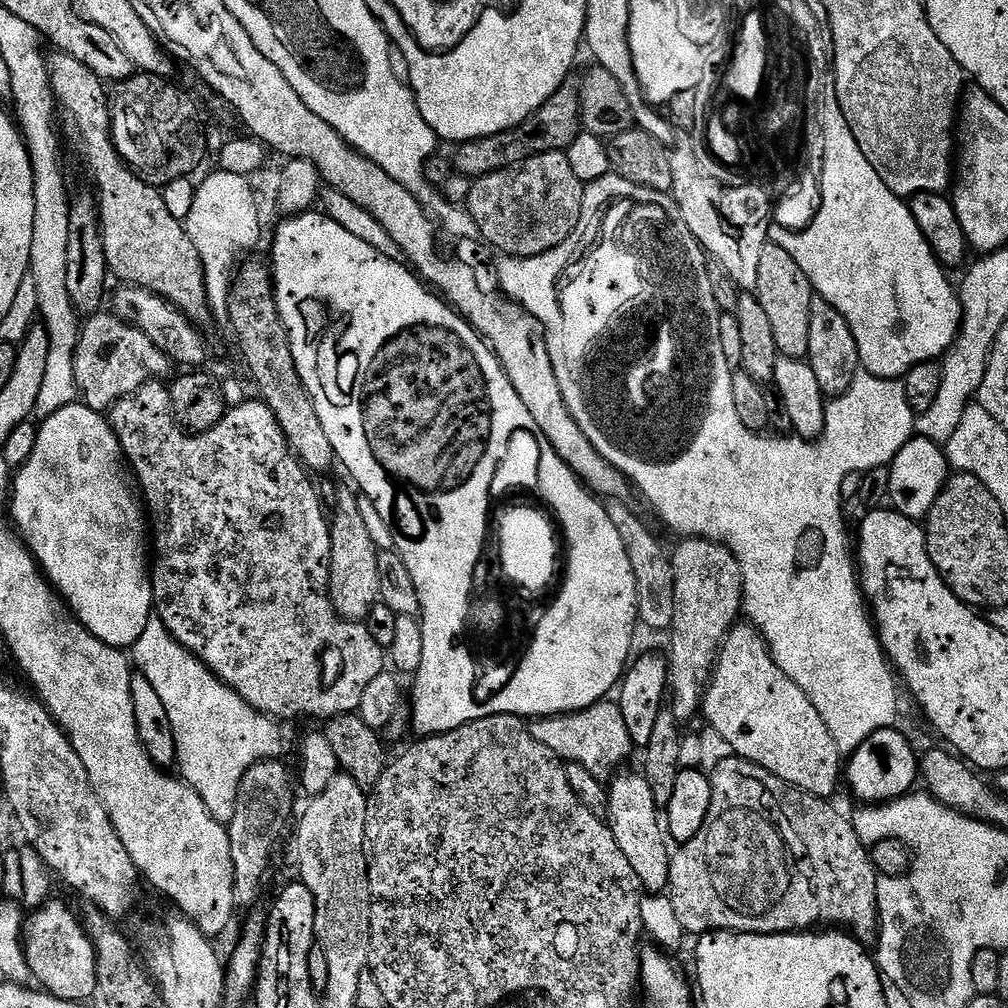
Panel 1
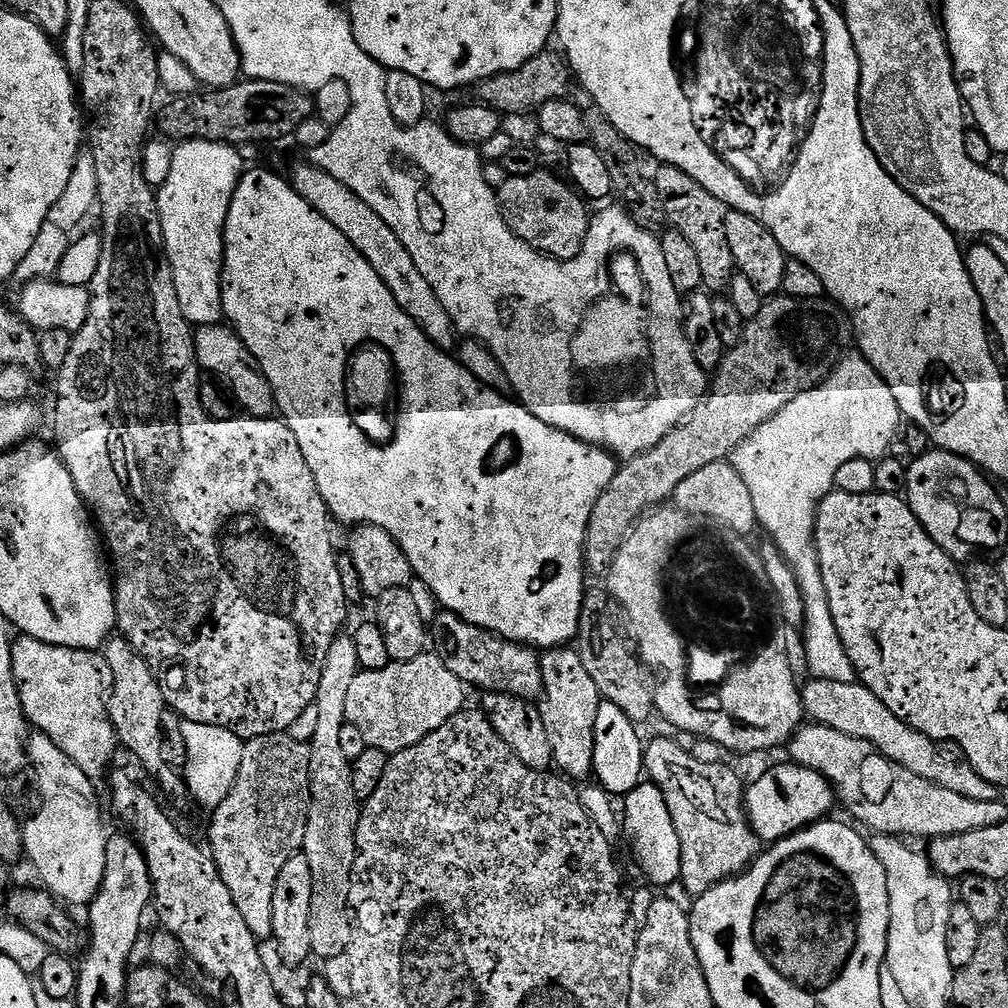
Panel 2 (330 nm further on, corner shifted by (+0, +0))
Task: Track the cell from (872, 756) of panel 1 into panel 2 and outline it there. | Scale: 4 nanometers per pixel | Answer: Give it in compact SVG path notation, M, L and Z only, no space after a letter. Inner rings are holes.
M795 762L778 764L745 789L745 811L755 834L766 844L791 836L809 824L819 823L836 806L835 789L820 772Z

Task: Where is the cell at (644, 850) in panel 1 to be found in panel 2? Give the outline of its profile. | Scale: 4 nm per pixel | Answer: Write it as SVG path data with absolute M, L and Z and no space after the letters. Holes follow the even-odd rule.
M572 646L545 651L540 657L540 669L544 690L538 707L546 738L550 738L553 763L571 779L589 777L593 771L595 718L602 699L598 686L594 686L594 678L590 678L579 651Z

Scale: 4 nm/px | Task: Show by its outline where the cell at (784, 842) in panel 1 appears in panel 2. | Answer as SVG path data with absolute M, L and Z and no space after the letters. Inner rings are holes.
M648 740L644 750L644 767L646 776L651 783L657 784L662 790L662 794L666 798L666 806L670 810L670 818L674 818L674 830L678 830L678 838L682 846L682 870L680 871L679 883L684 884L684 888L689 892L692 898L701 896L704 892L710 891L715 884L721 880L726 880L730 876L738 876L753 860L756 859L762 848L762 841L756 836L755 831L748 821L748 813L745 811L745 781L740 781L740 776L735 772L735 767L727 764L707 764L706 762L698 762L698 758L694 758L691 751L687 747L684 748L680 744L675 744L672 740Z

